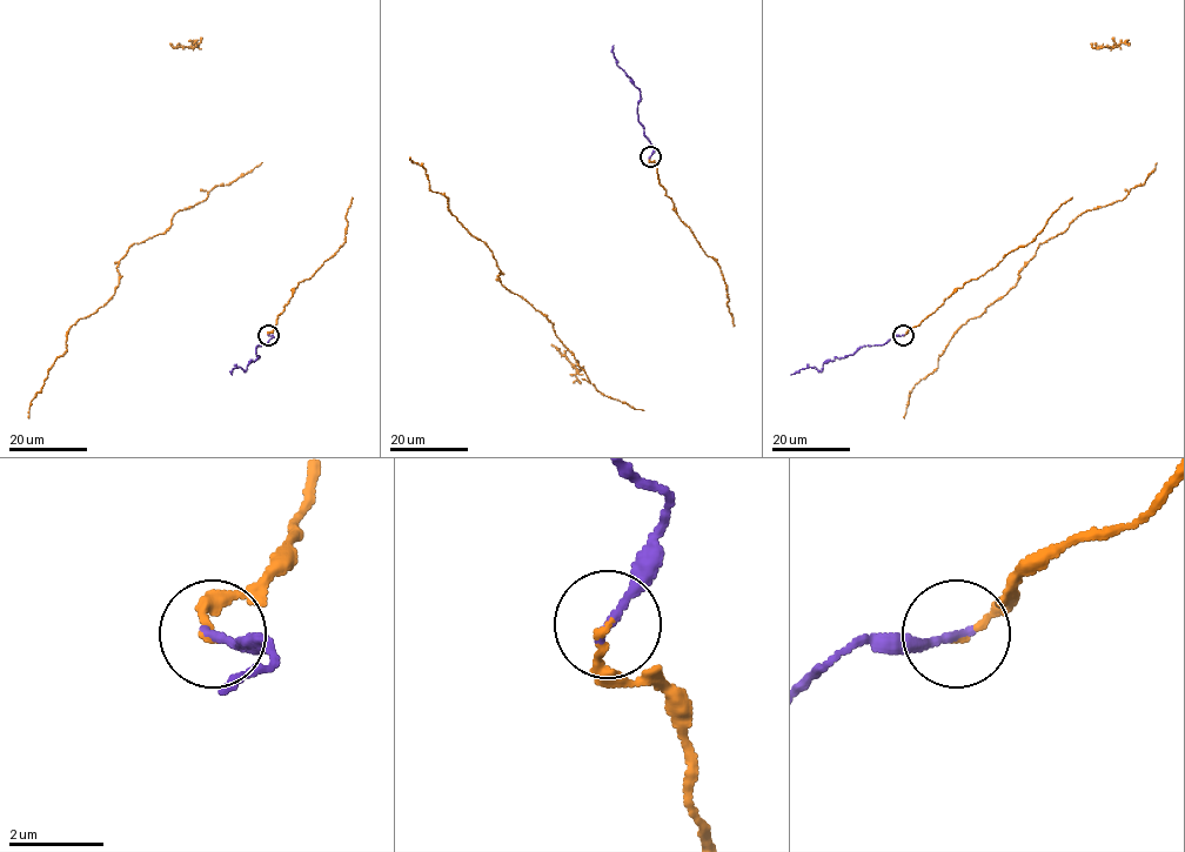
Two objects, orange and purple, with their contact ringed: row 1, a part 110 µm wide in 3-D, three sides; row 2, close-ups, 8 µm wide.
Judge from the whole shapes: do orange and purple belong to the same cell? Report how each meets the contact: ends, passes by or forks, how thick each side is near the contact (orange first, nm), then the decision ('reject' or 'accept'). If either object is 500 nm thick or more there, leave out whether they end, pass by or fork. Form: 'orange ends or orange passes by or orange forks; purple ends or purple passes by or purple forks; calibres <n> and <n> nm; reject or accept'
orange ends; purple ends; calibres 110 and 180 nm; accept

